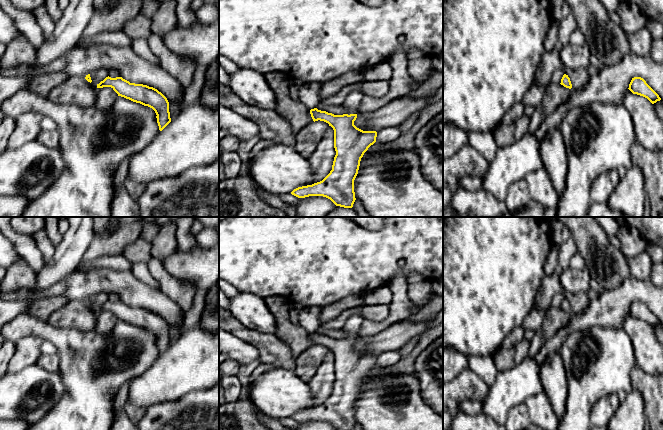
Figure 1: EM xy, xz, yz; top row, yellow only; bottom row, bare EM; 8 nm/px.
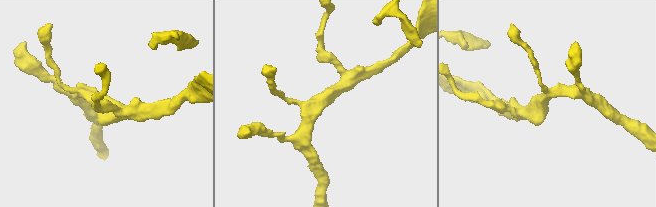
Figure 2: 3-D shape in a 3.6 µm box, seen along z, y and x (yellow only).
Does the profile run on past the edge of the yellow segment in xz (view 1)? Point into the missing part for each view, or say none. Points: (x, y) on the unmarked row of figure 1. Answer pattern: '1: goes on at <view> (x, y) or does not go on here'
1: does not go on here

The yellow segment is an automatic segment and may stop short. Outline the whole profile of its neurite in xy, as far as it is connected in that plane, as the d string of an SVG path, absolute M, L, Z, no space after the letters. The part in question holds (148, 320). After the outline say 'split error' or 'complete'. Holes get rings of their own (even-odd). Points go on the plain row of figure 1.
M106 301L97 308L97 312L111 311L118 320L152 332L156 337L159 354L162 355L170 346L169 326L167 322L153 311L130 307L122 301Z; complete

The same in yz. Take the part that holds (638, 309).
M641 301L632 302L628 313L633 318L637 318L647 322L652 328L661 324L659 319Z; complete

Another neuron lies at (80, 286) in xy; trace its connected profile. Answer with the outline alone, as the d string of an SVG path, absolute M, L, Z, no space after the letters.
M93 269L74 271L61 280L66 291L62 296L69 300L86 301L100 292L117 294L120 301L130 307L143 308L161 316L168 325L183 329L180 306L160 290L139 281L131 271Z

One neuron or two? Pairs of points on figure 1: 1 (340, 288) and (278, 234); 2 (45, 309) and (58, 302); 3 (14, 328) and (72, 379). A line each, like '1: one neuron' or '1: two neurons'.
1: one neuron
2: one neuron
3: one neuron

